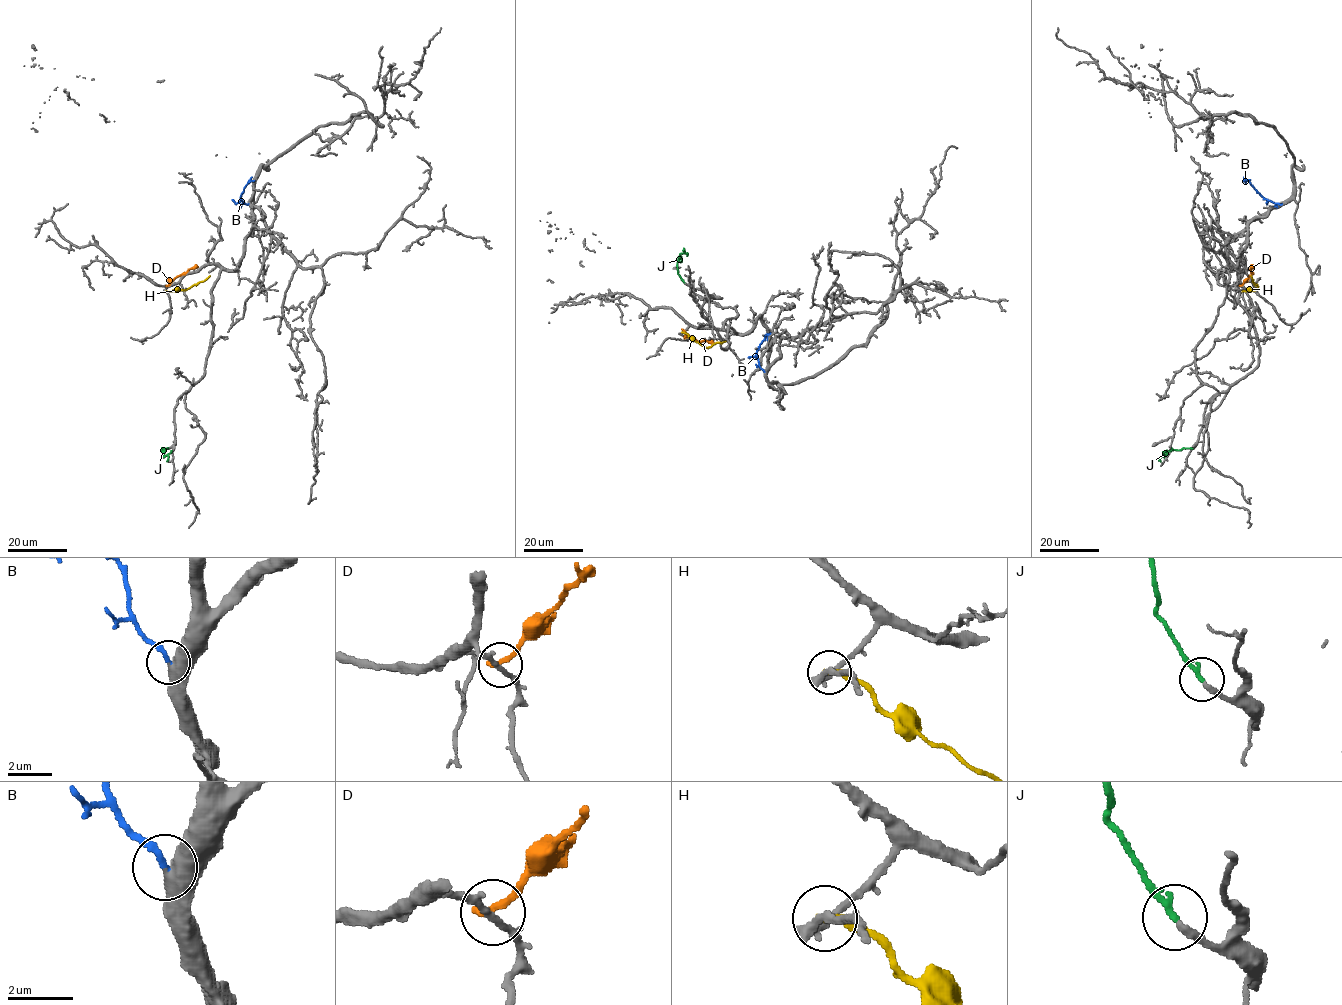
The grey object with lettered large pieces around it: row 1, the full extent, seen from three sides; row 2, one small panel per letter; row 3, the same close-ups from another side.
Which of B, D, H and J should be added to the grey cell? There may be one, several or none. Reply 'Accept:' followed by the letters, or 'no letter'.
Accept: B, J

